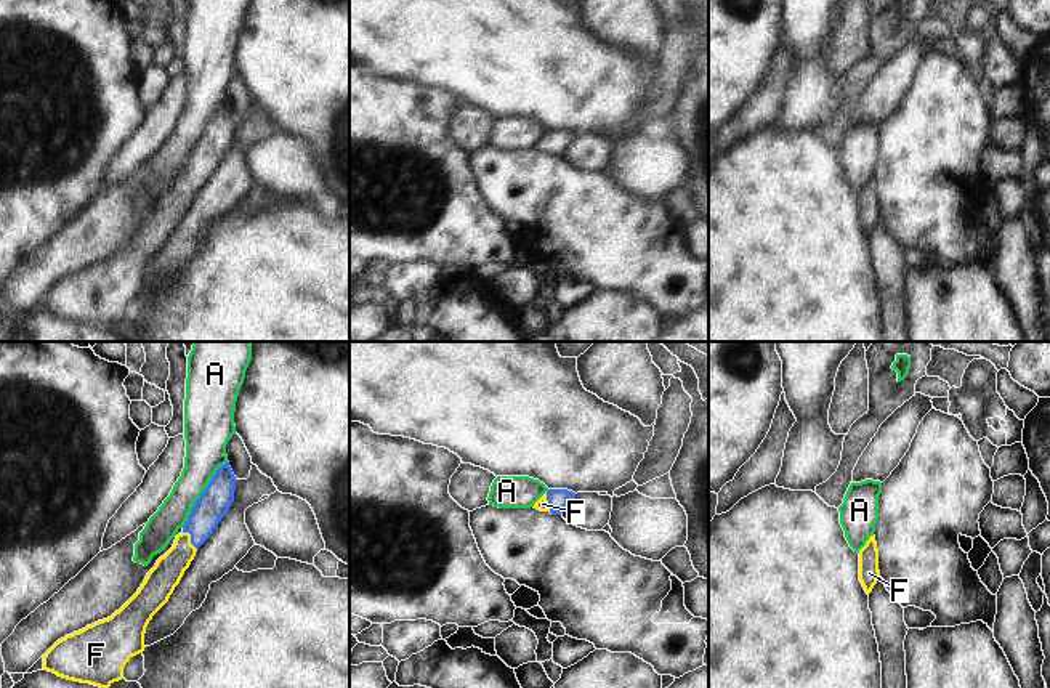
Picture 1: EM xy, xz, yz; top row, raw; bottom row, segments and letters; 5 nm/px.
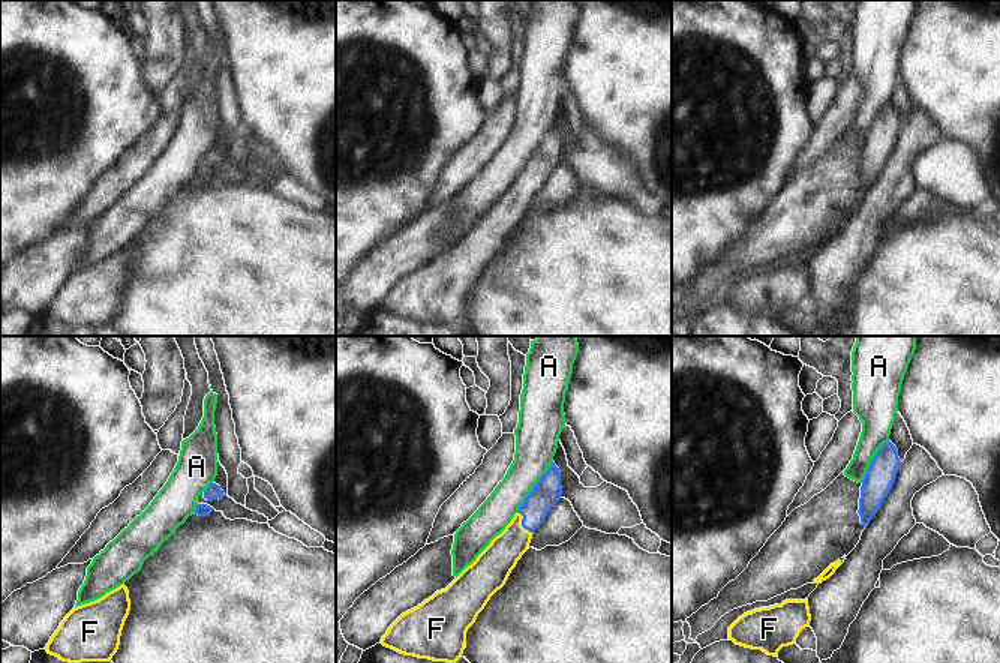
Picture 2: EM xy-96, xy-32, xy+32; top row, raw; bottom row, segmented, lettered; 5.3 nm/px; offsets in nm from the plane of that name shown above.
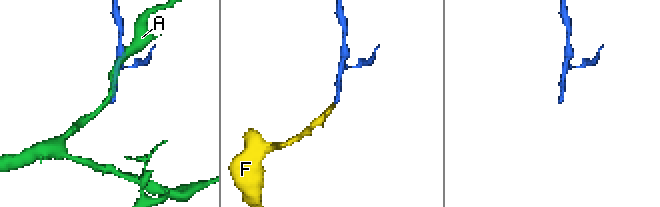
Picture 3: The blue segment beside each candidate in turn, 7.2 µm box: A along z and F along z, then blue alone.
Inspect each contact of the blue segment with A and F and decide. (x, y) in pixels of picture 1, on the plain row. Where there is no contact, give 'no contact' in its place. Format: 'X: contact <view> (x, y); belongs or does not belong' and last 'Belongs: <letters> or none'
A: contact xy (201, 135); does not belong
F: contact xy (191, 180); belongs
Belongs: F

